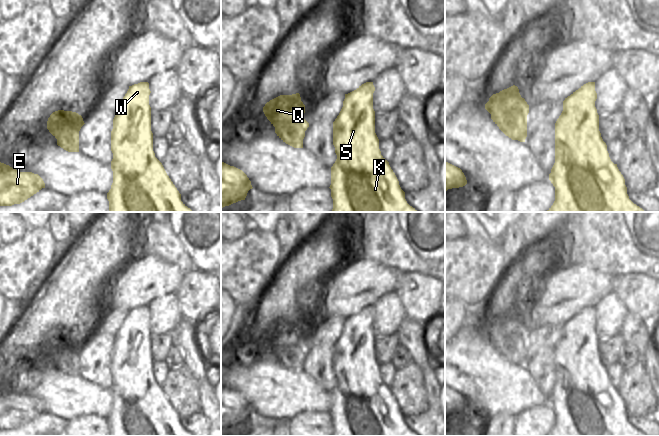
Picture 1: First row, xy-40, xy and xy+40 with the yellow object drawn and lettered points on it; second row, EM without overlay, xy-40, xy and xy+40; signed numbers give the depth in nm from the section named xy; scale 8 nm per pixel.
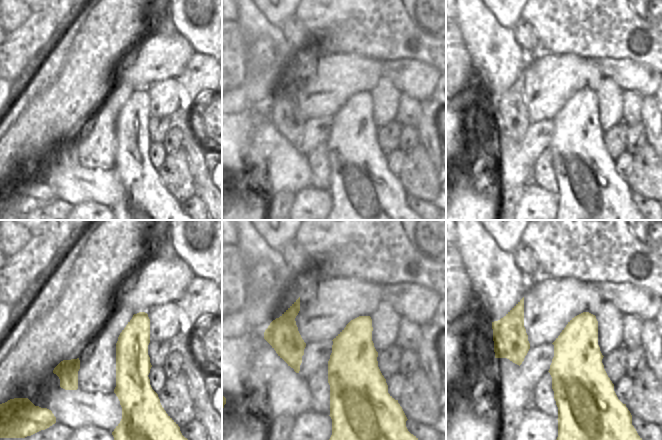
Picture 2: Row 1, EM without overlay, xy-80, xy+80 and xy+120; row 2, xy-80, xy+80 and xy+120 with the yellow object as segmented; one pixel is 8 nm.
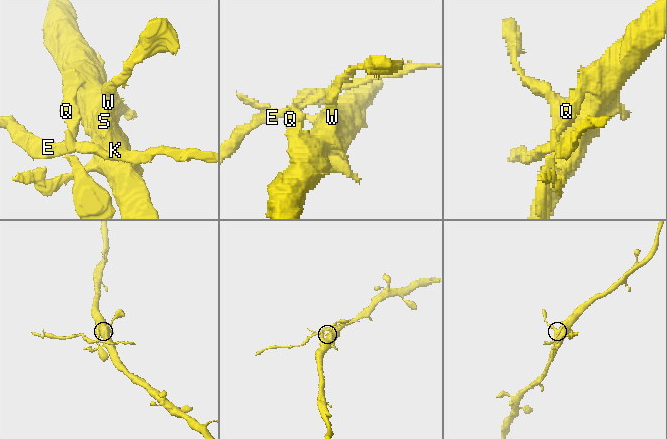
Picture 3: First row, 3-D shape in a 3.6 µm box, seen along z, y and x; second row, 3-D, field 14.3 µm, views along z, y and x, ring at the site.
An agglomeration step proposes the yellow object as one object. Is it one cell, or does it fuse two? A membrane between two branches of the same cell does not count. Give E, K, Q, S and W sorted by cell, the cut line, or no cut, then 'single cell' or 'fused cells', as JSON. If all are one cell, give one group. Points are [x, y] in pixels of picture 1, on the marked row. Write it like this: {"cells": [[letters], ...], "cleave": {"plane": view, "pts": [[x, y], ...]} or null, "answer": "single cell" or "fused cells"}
{"cells": [["E"], ["K", "Q", "S", "W"]], "cleave": {"plane": "xy-40", "pts": [[81, 117], [77, 123], [67, 127], [47, 128]]}, "answer": "fused cells"}

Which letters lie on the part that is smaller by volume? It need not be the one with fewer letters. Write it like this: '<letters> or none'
E

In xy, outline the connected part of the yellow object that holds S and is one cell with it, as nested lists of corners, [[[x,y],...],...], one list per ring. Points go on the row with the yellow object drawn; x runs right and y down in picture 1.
[[[366,82],[345,94],[343,107],[333,122],[333,145],[337,159],[331,167],[331,212],[417,212],[405,199],[405,192],[381,155],[375,133],[373,82]]]

